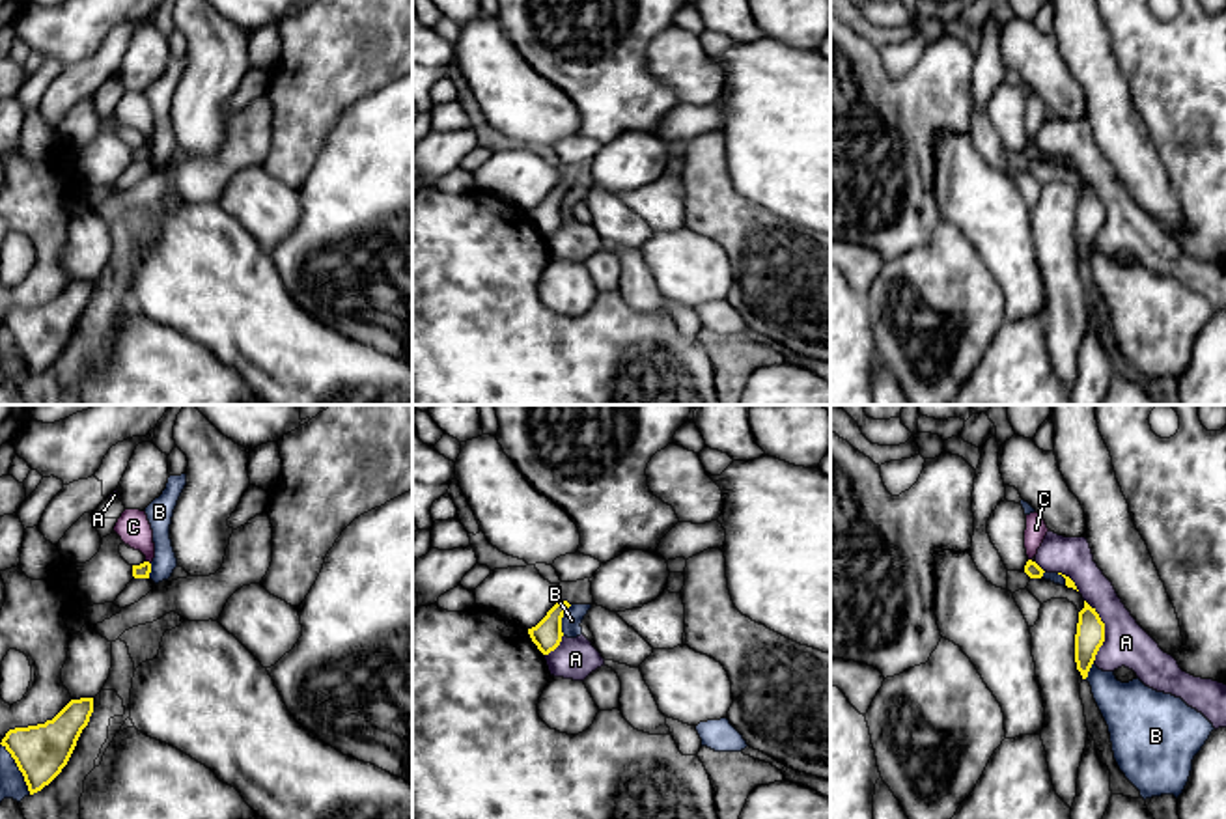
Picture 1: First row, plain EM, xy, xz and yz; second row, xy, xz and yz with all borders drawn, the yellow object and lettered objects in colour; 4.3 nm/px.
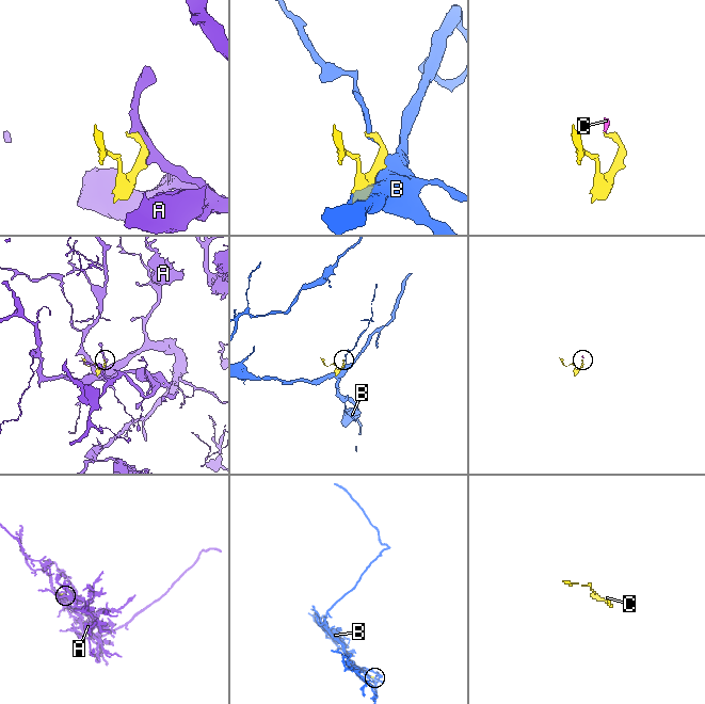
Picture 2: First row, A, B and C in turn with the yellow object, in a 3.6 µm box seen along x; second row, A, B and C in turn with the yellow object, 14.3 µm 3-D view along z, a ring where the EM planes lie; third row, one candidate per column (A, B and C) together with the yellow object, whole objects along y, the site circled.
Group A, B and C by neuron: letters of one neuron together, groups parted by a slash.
A / B / C

